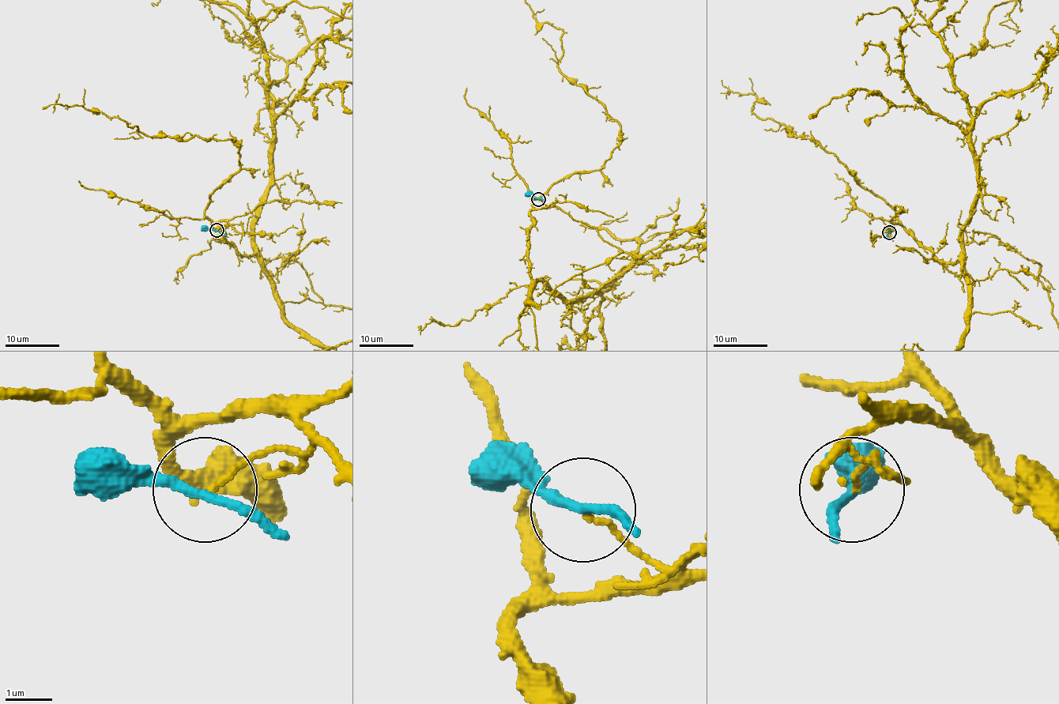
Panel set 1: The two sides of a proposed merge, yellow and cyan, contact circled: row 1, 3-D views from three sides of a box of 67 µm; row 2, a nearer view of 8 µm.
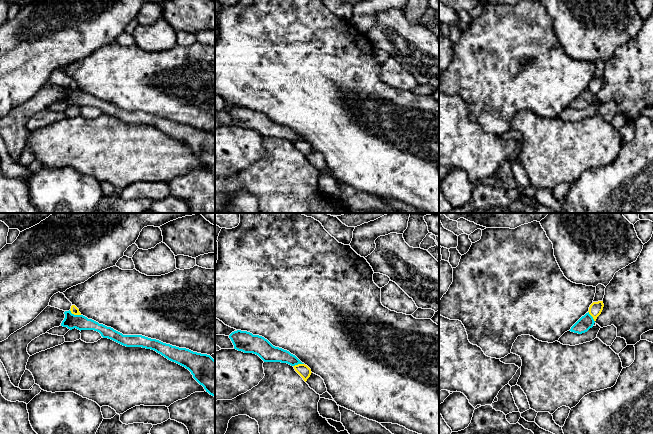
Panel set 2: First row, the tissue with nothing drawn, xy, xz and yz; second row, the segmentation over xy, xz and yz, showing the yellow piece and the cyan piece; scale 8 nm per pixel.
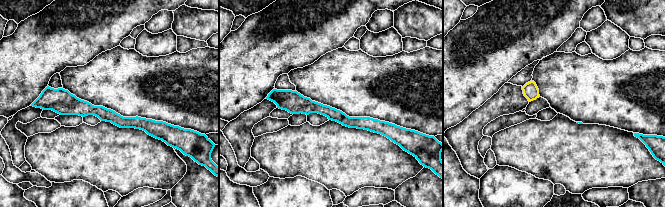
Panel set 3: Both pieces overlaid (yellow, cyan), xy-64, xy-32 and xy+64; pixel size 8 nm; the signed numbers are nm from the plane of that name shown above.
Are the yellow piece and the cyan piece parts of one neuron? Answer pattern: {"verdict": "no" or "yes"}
{"verdict": "no"}

